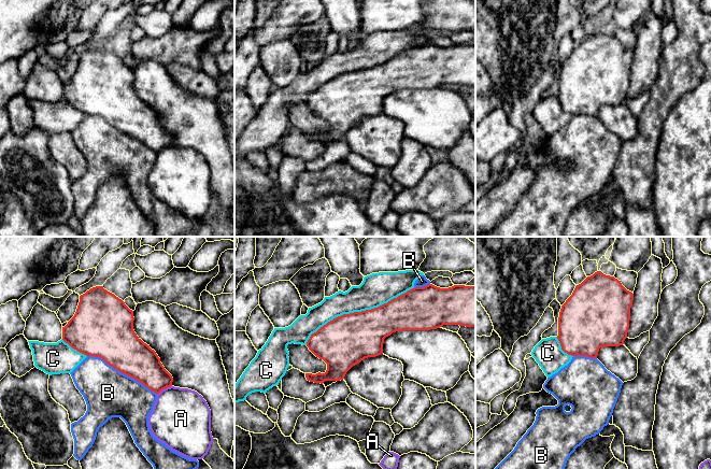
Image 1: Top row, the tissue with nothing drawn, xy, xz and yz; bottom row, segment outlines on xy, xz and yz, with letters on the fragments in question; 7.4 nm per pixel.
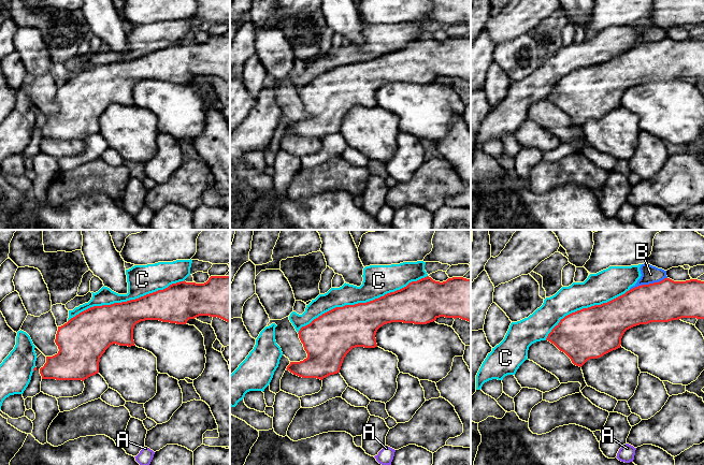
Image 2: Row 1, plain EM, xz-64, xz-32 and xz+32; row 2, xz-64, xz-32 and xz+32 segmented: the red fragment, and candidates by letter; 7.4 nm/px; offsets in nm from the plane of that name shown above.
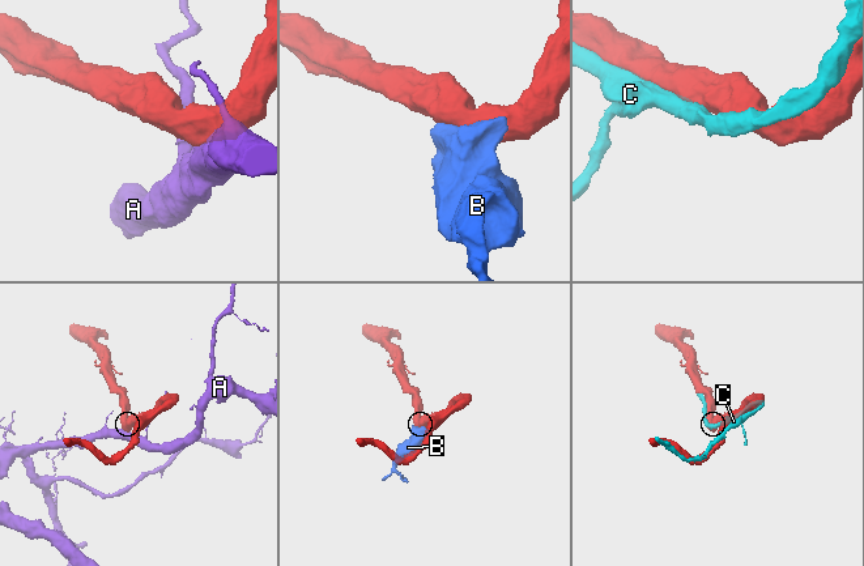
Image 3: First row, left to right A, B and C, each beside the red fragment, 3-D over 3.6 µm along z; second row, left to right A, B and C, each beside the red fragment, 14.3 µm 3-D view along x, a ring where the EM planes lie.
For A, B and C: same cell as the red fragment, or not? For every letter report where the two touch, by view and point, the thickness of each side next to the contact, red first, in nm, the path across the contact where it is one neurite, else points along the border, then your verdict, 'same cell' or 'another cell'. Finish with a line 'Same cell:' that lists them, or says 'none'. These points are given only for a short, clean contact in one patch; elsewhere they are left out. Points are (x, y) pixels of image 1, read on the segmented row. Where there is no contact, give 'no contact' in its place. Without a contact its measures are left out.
A: xy (164, 388) | 260/440 nm | another cell
B: xy (122, 372) | 320/360 nm | another cell
C: xz (357, 312) | 380/240 nm | same cell
Same cell: C

